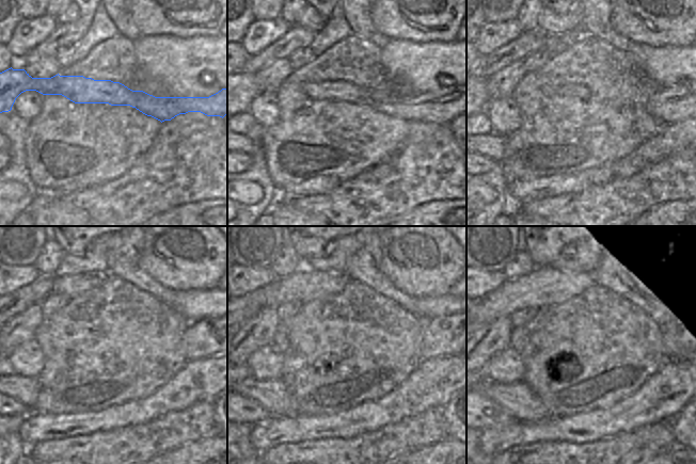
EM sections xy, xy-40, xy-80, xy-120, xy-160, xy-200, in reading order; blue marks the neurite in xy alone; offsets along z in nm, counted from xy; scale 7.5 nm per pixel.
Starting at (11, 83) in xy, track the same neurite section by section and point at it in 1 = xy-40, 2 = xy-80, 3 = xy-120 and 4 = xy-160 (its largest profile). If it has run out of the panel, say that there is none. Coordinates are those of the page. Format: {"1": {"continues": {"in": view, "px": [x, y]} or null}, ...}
{"1": {"continues": {"in": "xy-40", "px": [442, 107]}}, "2": {"continues": {"in": "xy-80", "px": [682, 101]}}, "3": {"continues": {"in": "xy-120", "px": [204, 338]}}, "4": {"continues": {"in": "xy-160", "px": [444, 336]}}}

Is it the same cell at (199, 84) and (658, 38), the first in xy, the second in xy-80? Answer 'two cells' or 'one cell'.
two cells

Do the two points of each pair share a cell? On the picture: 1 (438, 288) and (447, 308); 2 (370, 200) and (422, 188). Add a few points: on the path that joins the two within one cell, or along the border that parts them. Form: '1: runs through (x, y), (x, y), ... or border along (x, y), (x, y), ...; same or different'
1: border along (448, 292), (439, 297), (418, 297), (416, 299); different
2: runs through (383, 193), (393, 188), (409, 188); same

